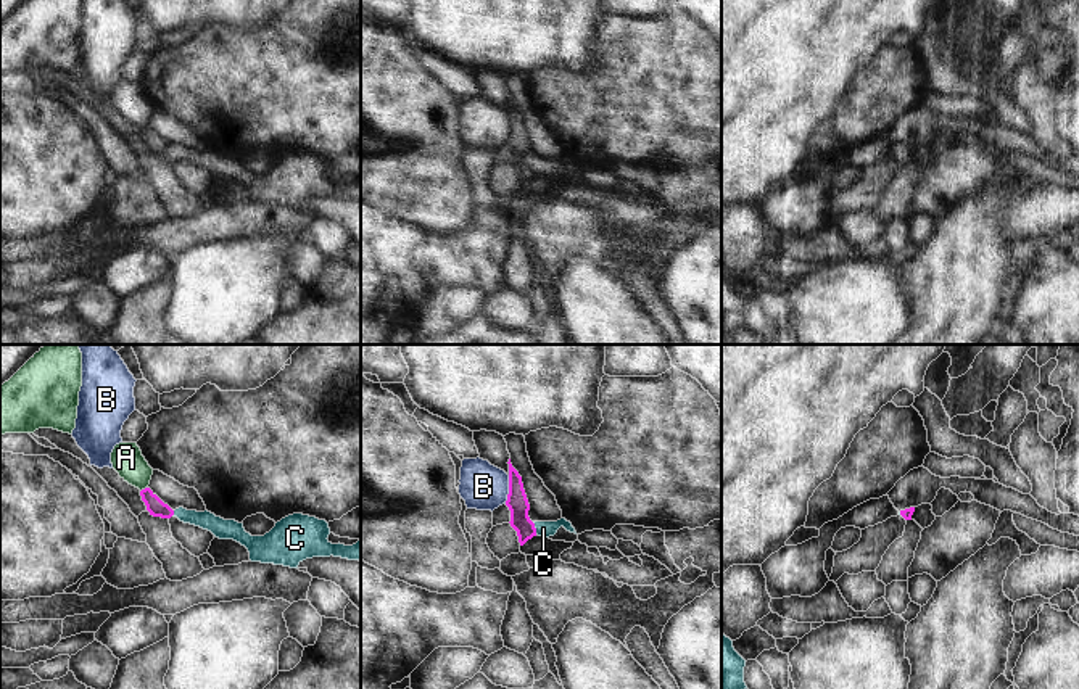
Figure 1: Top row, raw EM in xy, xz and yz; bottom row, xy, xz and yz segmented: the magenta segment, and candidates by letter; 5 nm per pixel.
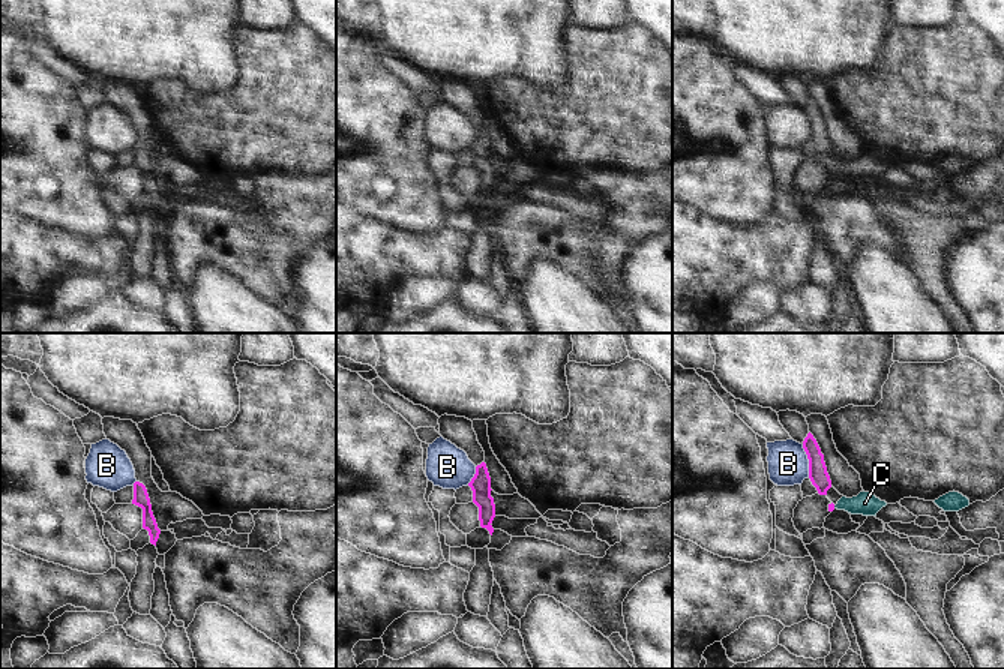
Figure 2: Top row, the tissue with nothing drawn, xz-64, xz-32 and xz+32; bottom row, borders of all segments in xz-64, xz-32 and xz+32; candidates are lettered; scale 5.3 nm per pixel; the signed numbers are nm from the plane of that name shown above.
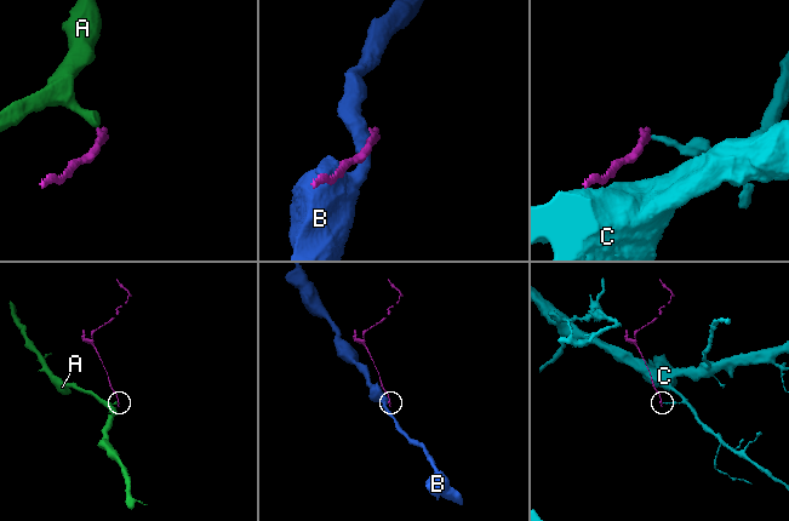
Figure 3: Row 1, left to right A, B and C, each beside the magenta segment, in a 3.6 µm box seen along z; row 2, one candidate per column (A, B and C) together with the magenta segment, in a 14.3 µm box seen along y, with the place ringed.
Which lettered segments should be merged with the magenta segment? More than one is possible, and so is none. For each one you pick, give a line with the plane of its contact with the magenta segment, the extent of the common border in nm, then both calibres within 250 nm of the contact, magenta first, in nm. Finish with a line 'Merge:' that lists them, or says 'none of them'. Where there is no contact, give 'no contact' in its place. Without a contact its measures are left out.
Merge: none of them

